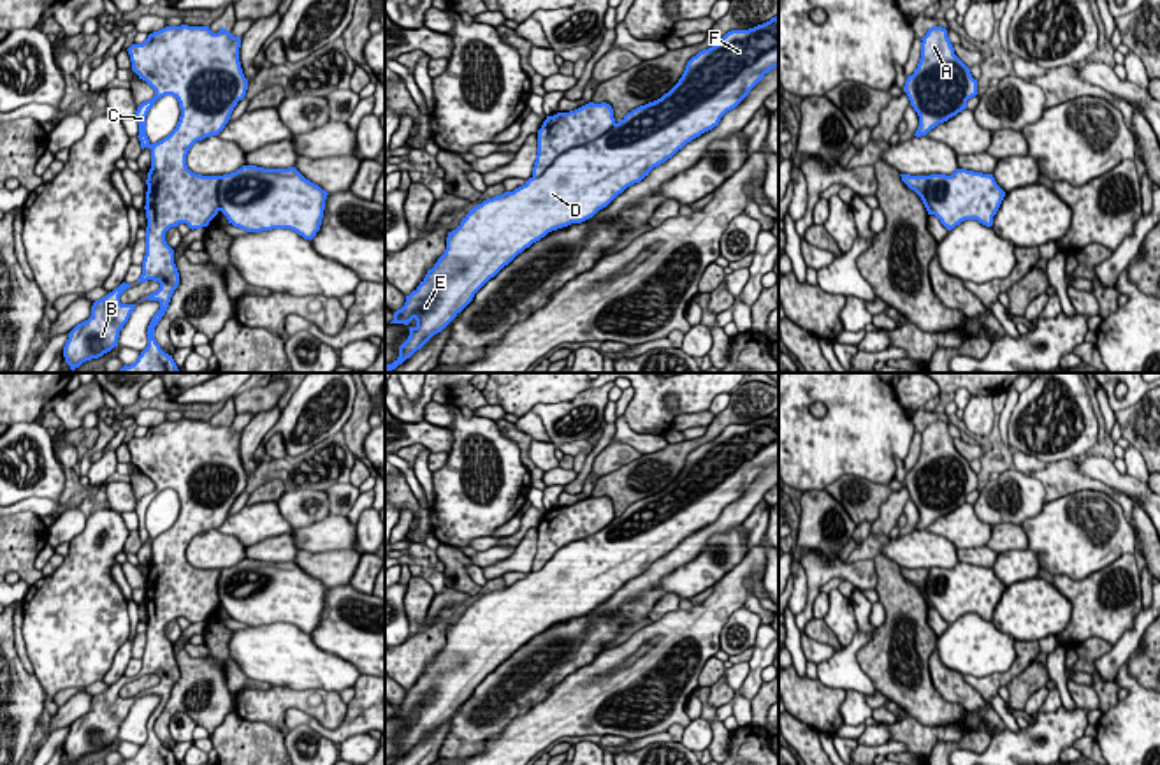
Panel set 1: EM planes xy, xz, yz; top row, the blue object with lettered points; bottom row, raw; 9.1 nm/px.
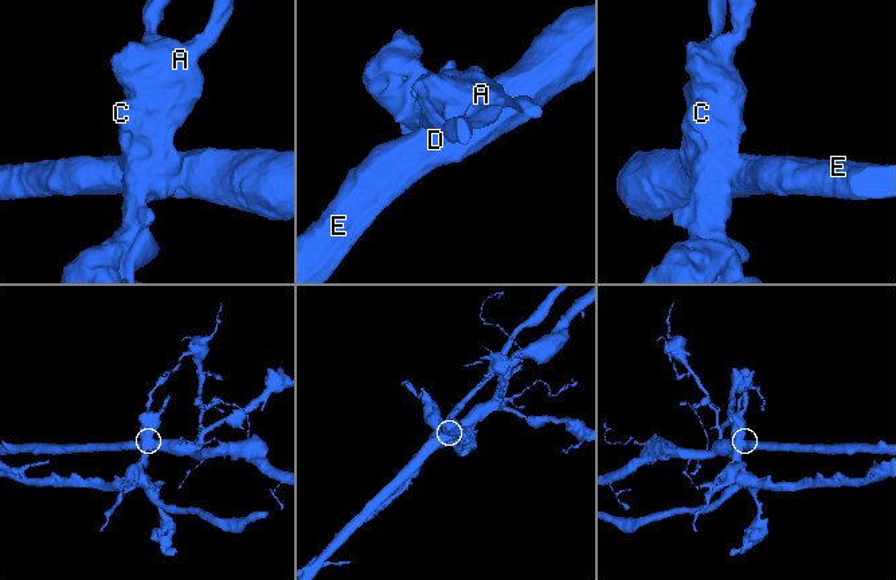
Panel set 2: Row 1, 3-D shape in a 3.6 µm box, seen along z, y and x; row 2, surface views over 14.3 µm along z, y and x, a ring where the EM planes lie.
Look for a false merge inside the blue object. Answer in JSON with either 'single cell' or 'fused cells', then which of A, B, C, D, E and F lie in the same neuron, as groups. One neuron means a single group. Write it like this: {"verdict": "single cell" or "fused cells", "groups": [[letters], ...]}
{"verdict": "fused cells", "groups": [["A", "B", "C"], ["D", "E", "F"]]}

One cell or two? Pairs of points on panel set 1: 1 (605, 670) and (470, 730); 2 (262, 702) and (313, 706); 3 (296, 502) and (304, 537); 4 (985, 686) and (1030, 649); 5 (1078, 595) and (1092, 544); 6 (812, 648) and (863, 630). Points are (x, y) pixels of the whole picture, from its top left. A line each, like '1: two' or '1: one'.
1: two
2: one
3: two
4: one
5: two
6: two

